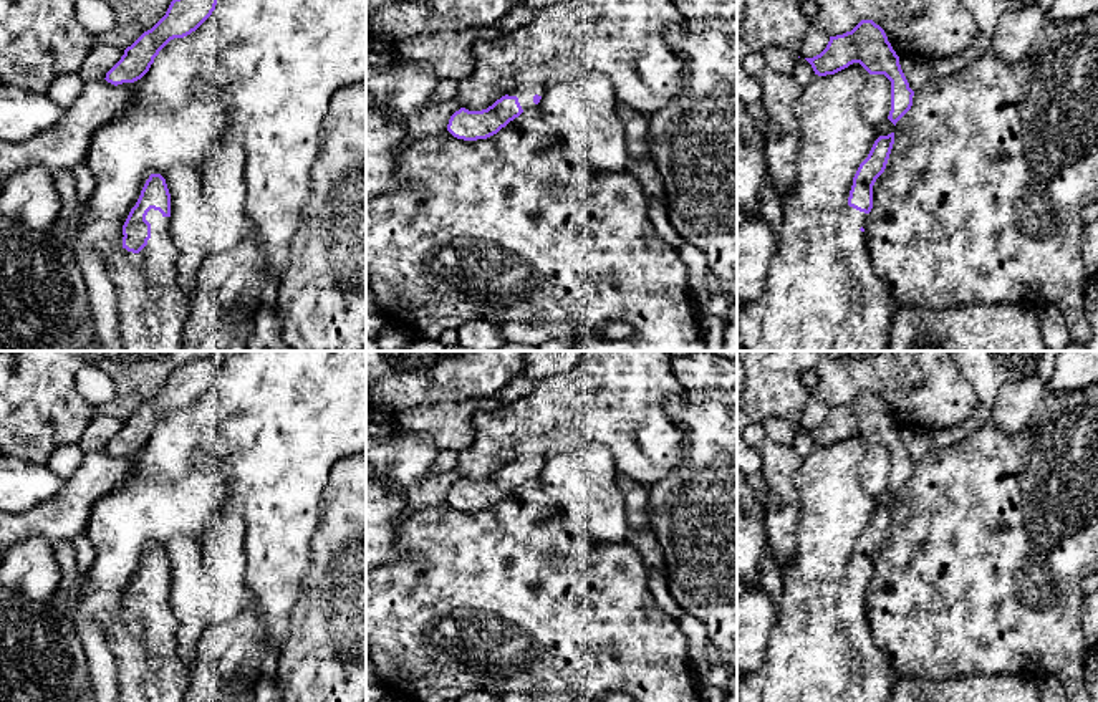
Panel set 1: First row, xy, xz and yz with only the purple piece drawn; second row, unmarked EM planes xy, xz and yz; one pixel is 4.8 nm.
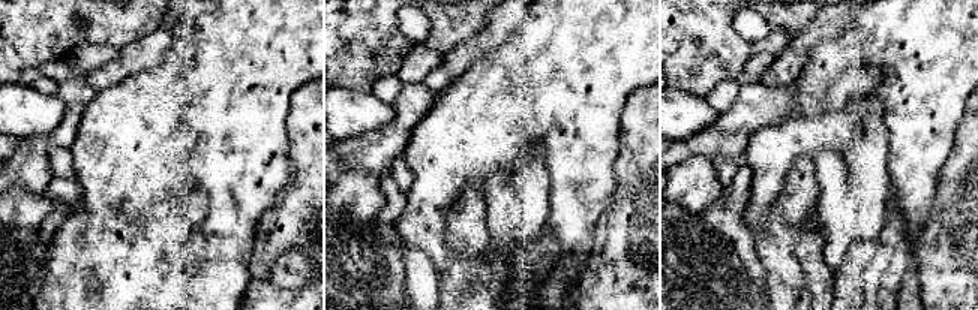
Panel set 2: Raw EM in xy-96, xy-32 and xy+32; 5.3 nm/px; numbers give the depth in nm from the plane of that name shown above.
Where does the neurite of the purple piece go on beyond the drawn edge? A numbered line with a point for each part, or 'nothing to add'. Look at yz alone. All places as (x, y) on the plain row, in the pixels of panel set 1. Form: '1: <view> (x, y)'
1: yz (871, 676)

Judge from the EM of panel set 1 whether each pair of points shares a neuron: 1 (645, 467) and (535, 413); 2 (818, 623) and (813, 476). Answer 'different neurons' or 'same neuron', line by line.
1: same neuron
2: same neuron

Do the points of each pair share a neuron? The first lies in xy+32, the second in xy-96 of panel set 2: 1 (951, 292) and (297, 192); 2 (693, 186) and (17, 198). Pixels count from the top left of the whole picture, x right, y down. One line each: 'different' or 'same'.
1: same
2: same

